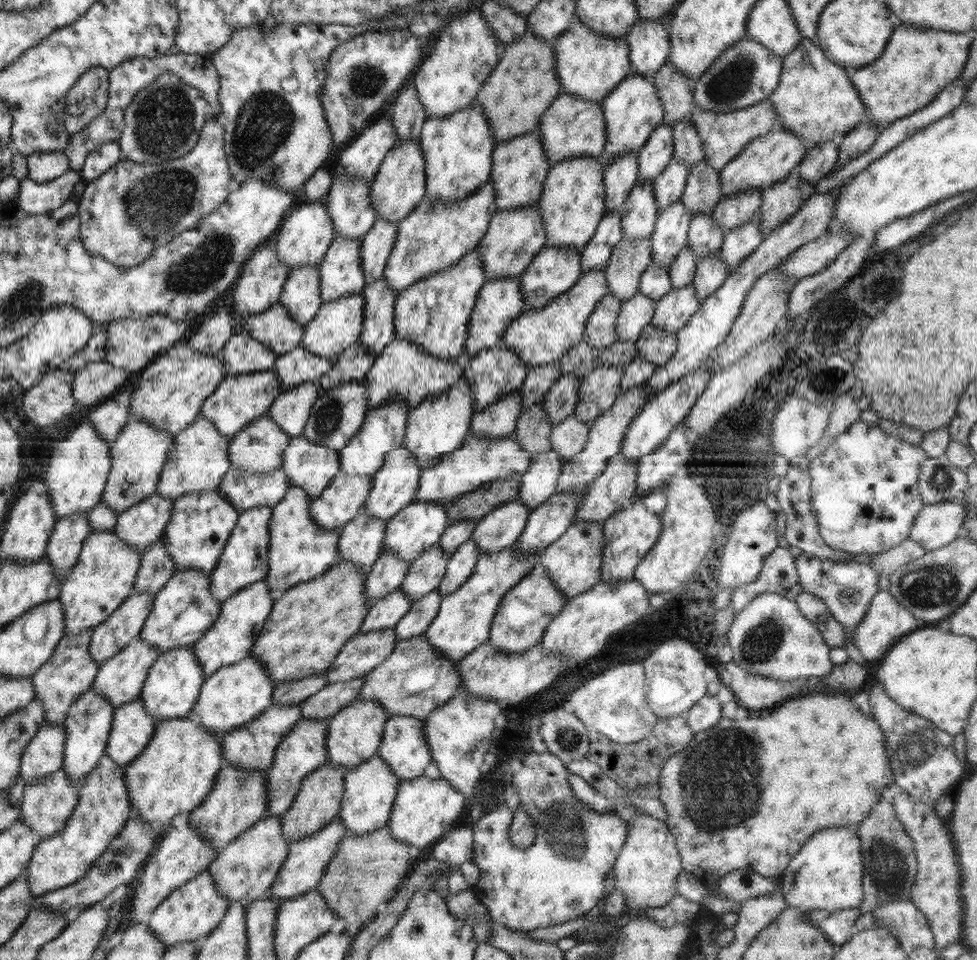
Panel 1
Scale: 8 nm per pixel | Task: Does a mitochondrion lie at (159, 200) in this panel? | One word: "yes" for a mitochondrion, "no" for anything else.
yes

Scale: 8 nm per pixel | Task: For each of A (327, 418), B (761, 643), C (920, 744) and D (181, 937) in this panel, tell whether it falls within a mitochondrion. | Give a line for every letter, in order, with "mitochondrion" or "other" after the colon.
A: mitochondrion
B: mitochondrion
C: mitochondrion
D: other

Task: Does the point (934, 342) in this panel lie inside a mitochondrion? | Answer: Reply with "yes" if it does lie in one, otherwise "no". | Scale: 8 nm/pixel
no

